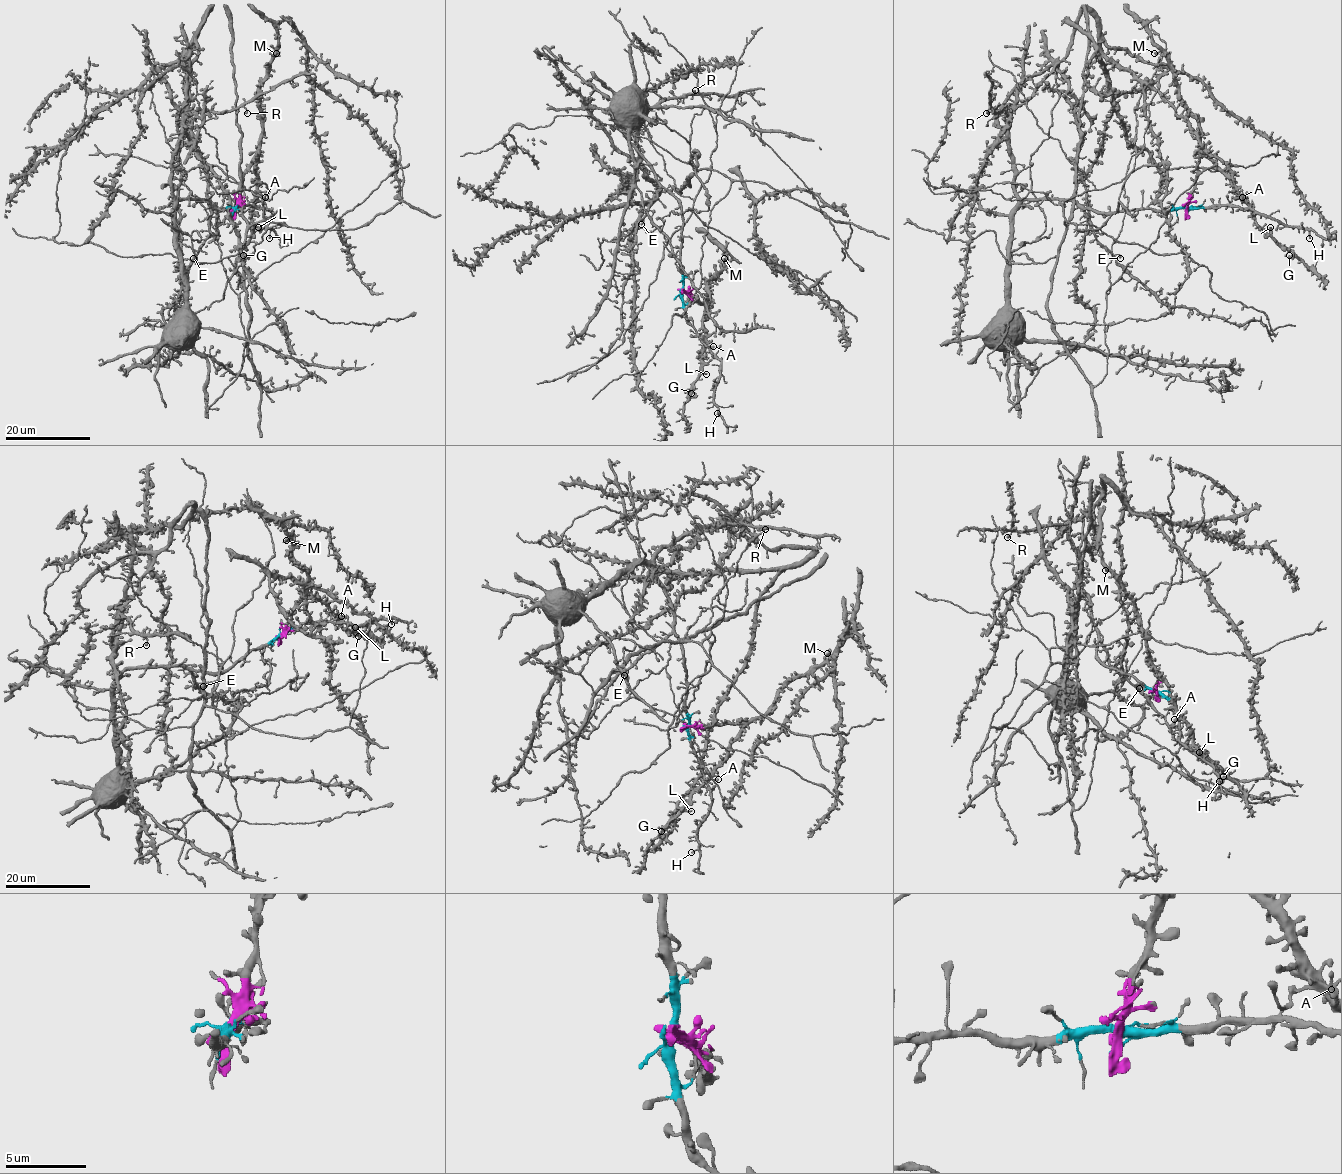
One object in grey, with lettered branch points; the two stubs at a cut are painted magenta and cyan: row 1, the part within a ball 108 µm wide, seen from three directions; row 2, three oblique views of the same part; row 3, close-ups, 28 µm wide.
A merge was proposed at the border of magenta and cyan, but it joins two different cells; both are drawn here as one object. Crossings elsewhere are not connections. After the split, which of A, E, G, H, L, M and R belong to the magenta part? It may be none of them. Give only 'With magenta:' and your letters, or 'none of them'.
With magenta: A, G, L, M

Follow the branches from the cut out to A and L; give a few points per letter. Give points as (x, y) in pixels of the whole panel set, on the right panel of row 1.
A: (1187, 208), (1194, 186), (1196, 163), (1204, 156), (1225, 175), (1242, 197)
L: (1187, 208), (1194, 186), (1196, 163), (1207, 156), (1229, 181), (1254, 221), (1267, 233), (1270, 227)

